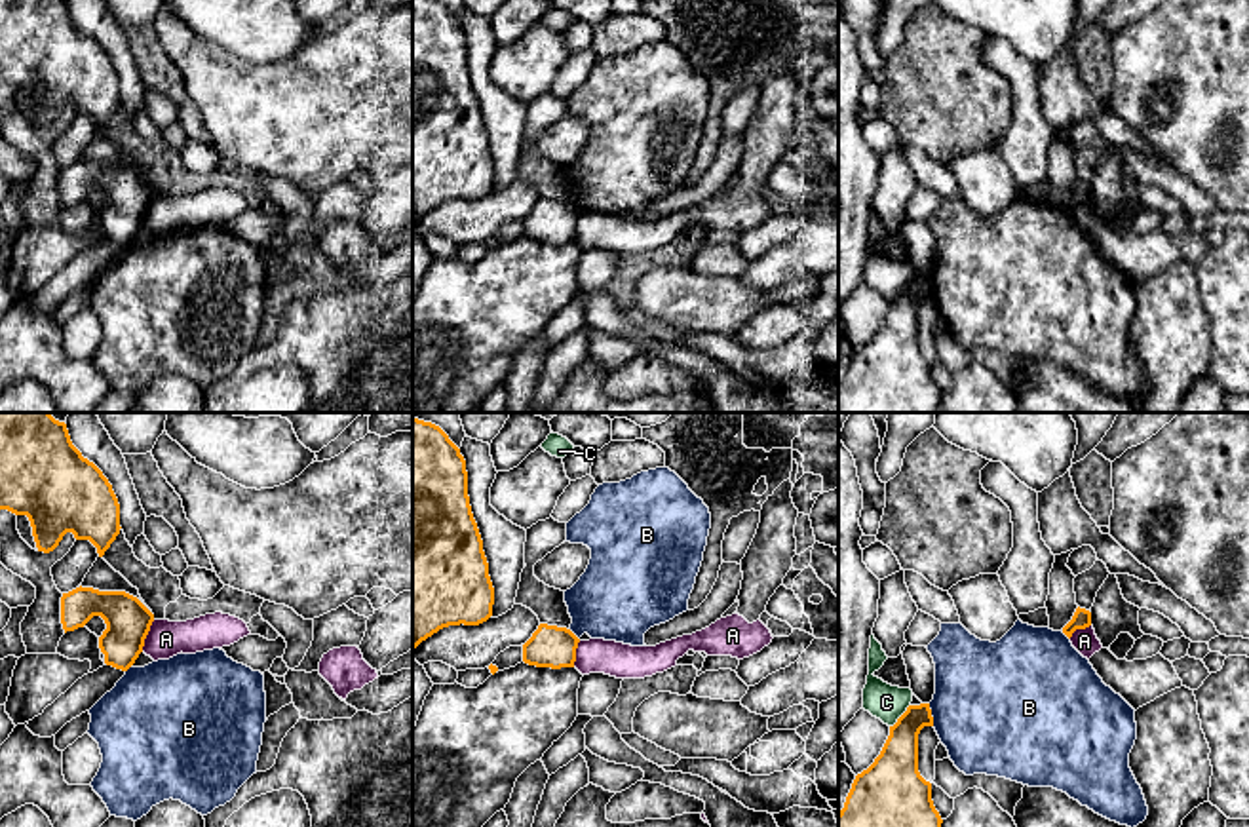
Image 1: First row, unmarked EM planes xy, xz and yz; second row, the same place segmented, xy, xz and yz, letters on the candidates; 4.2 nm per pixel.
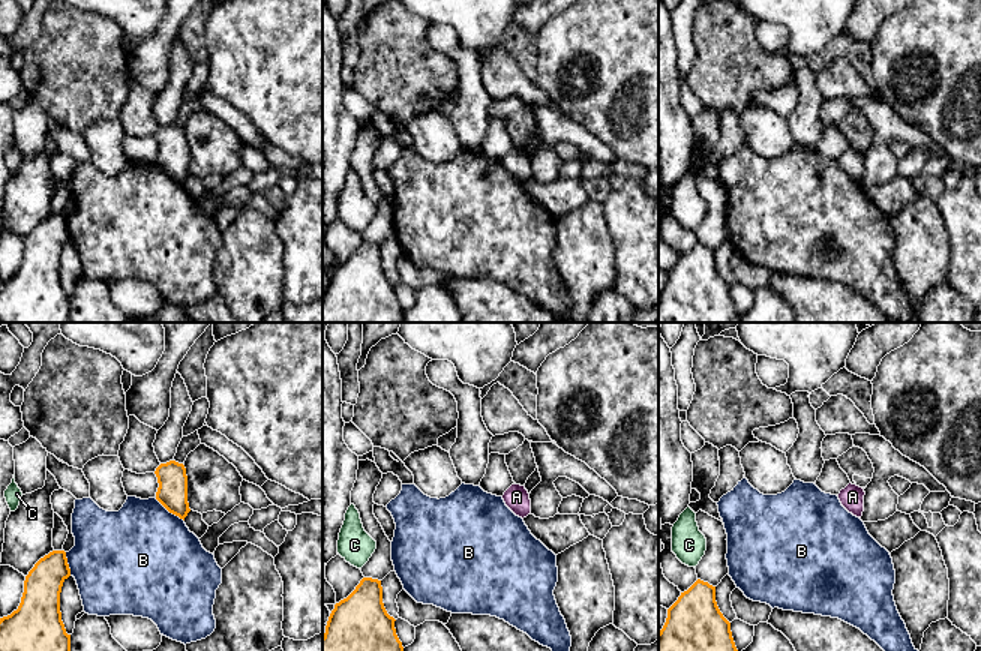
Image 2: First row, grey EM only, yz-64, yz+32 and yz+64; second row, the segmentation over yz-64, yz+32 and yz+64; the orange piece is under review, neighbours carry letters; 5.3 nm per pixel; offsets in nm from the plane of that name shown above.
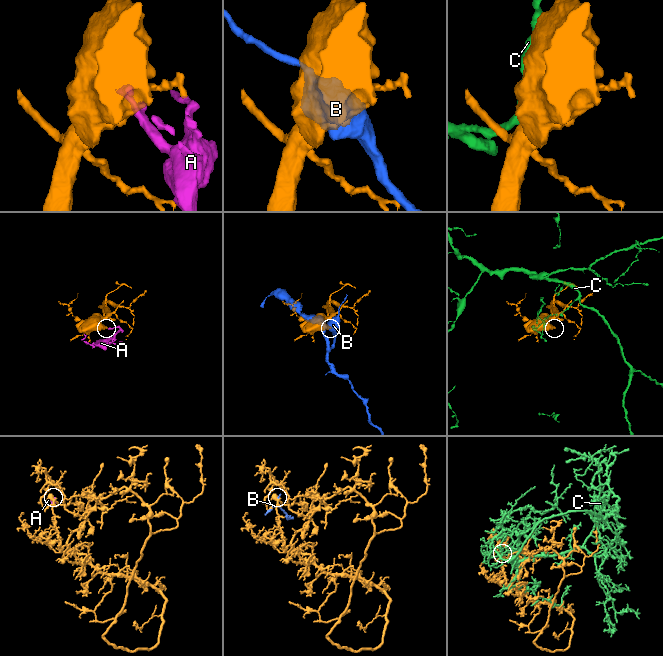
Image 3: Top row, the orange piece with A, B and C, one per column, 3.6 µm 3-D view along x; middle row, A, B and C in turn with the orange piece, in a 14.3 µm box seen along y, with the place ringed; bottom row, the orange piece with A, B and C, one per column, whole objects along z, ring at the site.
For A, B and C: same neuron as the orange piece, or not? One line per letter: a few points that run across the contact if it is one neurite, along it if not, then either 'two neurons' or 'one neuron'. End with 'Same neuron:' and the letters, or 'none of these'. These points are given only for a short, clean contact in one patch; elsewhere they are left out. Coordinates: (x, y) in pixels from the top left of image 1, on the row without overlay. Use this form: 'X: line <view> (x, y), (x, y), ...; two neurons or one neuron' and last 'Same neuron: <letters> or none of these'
A: line xy (154, 194), (141, 225); two neurons
B: two neurons
C: two neurons
Same neuron: none of these

